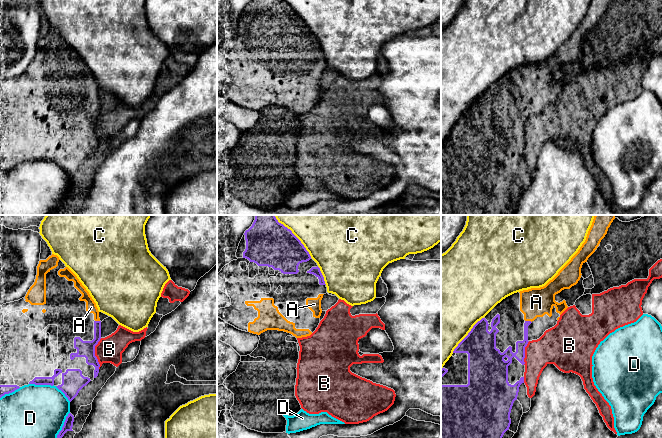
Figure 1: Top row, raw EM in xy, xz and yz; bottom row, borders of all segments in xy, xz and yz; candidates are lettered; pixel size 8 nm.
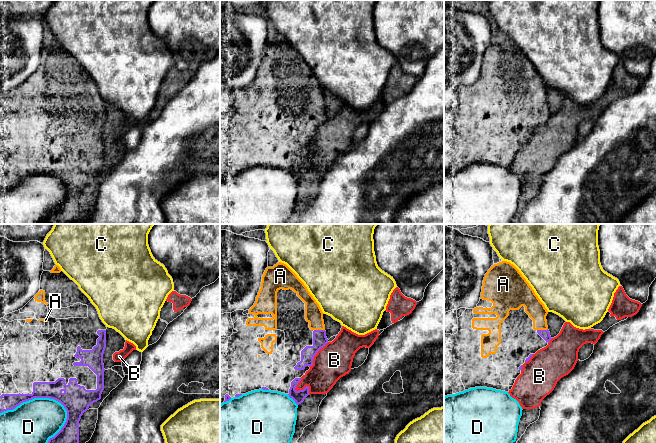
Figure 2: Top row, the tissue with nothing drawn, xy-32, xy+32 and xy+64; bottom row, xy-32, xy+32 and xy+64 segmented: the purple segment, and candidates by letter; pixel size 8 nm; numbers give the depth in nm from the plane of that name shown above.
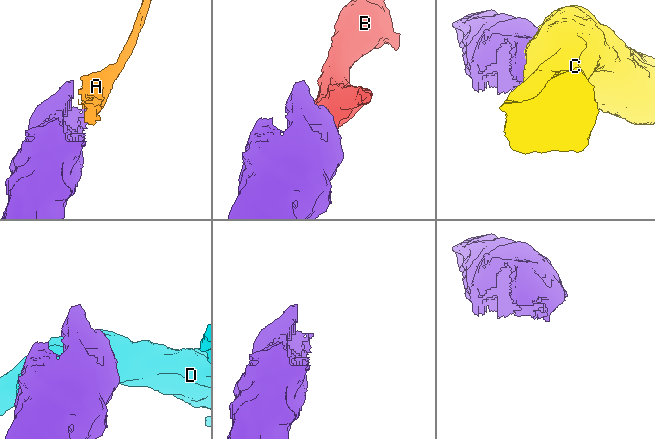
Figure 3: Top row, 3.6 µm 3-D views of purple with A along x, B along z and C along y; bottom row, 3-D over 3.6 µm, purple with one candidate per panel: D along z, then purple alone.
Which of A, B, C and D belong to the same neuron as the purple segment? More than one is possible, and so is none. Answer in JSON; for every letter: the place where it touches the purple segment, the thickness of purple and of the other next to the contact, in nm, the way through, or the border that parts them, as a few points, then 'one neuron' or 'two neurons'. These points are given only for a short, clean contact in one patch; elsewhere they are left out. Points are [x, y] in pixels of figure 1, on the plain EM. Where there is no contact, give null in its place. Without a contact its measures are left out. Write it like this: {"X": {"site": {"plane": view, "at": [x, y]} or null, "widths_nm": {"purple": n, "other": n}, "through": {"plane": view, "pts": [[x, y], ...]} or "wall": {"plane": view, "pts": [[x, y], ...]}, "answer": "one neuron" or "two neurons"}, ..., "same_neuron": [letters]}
{"A": {"site": {"plane": "yz", "at": [528, 97]}, "widths_nm": {"purple": 80, "other": 240}, "answer": "one neuron"}, "B": {"site": {"plane": "xy", "at": [94, 129]}, "widths_nm": {"purple": 130, "other": 200}, "answer": "two neurons"}, "C": {"site": {"plane": "yz", "at": [468, 110]}, "widths_nm": {"purple": 280, "other": 480}, "answer": "two neurons"}, "D": {"site": {"plane": "xy", "at": [41, 160]}, "widths_nm": {"purple": 180, "other": 480}, "answer": "two neurons"}, "same_neuron": ["A"]}

